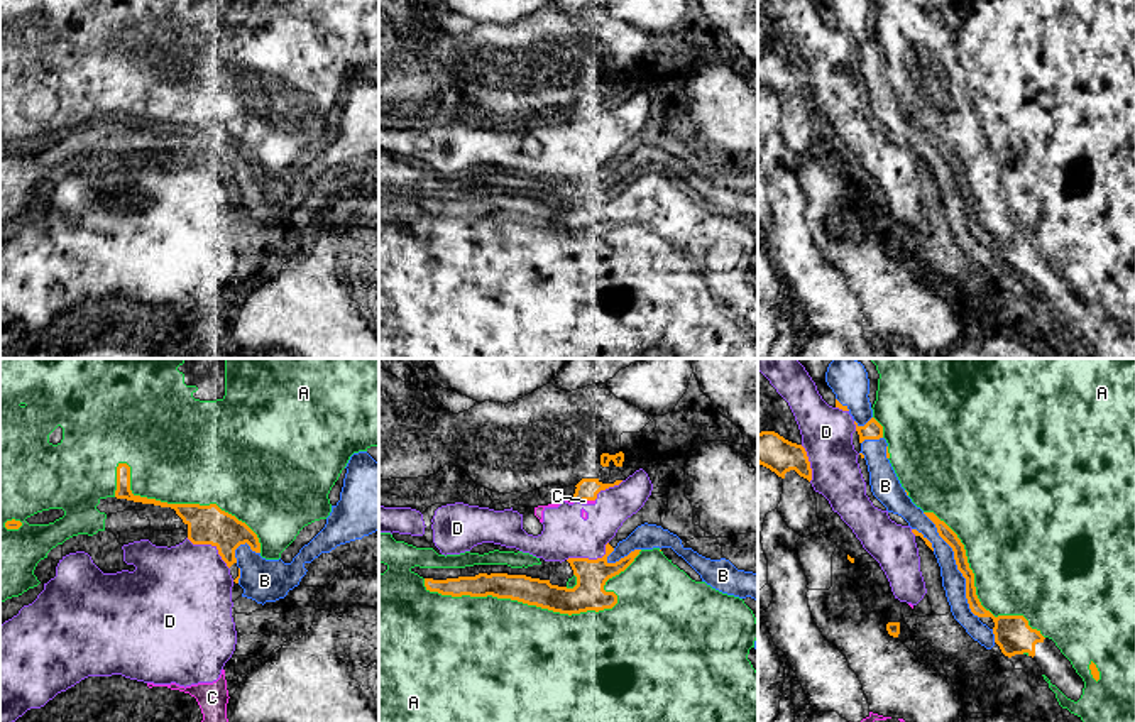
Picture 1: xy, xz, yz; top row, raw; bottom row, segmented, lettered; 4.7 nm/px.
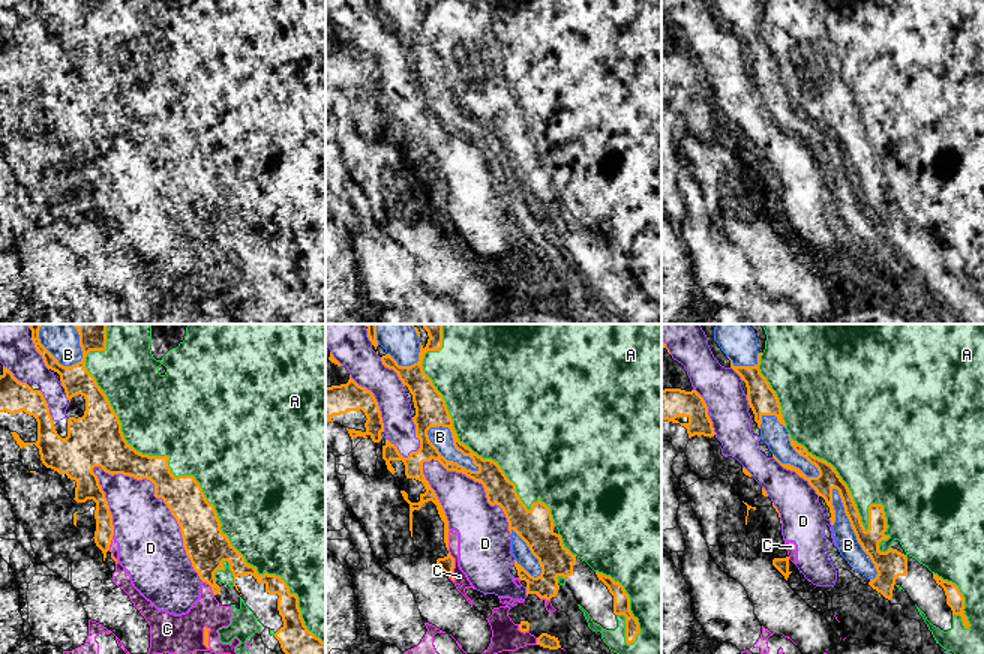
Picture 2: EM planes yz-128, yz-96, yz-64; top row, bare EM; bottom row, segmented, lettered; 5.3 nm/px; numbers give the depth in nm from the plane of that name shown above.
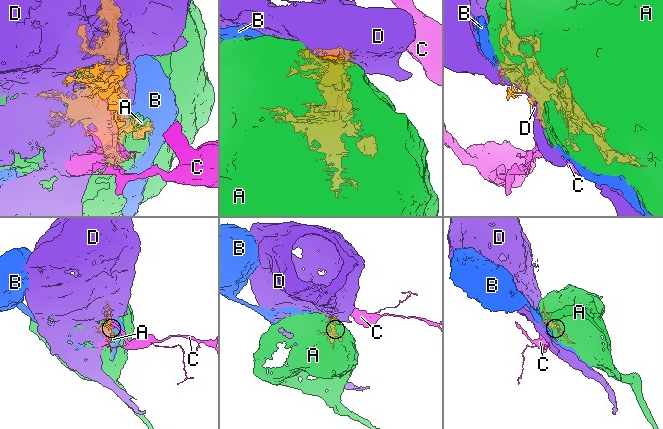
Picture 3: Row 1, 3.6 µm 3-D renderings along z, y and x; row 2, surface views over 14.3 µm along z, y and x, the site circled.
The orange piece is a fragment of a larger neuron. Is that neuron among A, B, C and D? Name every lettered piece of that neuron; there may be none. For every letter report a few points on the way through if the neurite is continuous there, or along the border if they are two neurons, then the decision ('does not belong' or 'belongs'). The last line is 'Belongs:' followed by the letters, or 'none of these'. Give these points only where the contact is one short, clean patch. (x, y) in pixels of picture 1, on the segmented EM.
A: does not belong
B: belongs
C: does not belong
D: does not belong
Belongs: B

